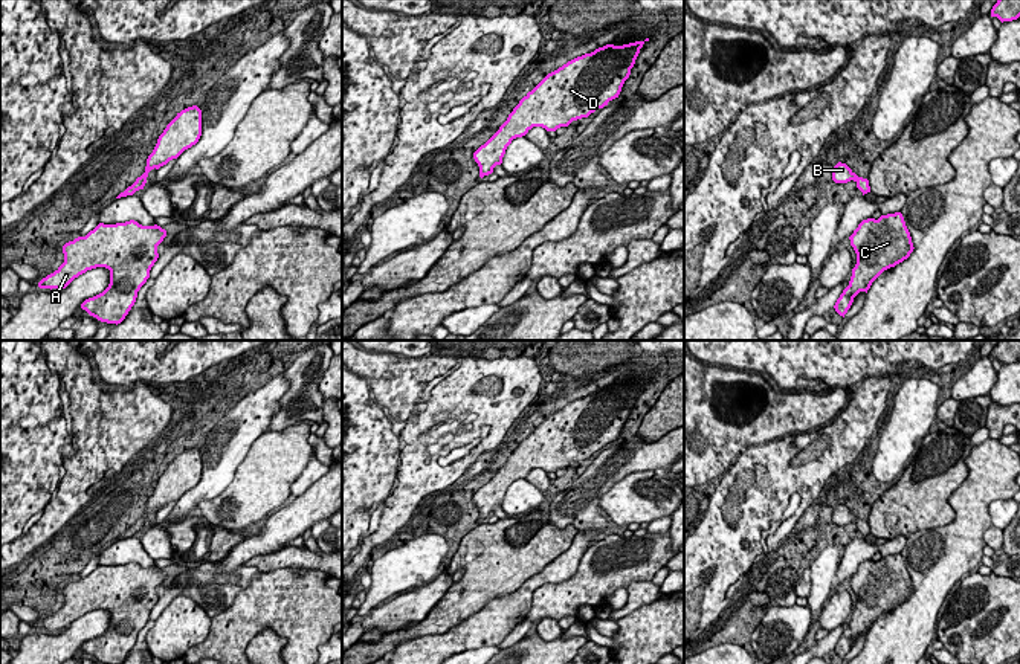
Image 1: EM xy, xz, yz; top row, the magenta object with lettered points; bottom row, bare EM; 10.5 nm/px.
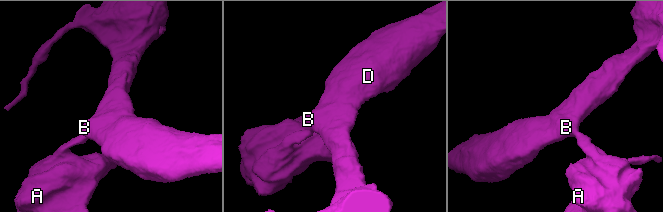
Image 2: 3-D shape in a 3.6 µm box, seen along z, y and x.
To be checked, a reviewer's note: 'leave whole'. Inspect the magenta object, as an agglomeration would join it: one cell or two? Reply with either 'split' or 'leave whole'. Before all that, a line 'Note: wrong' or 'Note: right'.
Note: right
leave whole

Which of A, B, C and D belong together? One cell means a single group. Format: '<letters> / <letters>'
A B C D

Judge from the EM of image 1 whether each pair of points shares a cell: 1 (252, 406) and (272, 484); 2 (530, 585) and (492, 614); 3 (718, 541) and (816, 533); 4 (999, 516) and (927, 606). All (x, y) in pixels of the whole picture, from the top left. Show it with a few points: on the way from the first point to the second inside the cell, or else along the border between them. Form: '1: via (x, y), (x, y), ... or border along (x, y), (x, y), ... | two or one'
1: border along (267, 429), (254, 441), (238, 466) | two
2: via (522, 594), (501, 614) | one
3: via (750, 509), (770, 489), (800, 489), (813, 501) | one
4: border along (1002, 498), (990, 504), (991, 525) | two

